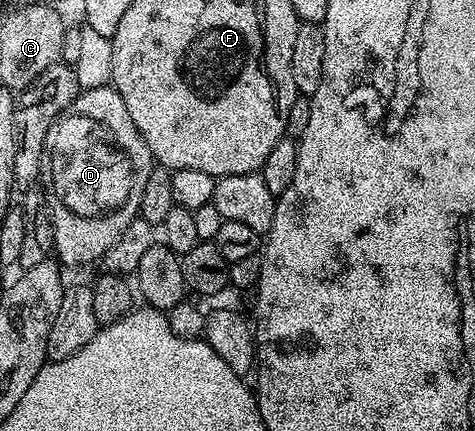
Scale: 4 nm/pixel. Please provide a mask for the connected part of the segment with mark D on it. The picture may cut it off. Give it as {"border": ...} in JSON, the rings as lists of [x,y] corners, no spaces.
{"border":[[[110,85],[80,90],[75,100],[55,118],[45,133],[41,191],[55,234],[53,251],[64,268],[91,263],[94,259],[95,262],[102,260],[117,237],[121,237],[121,233],[125,233],[128,225],[139,215],[141,193],[145,189],[145,181],[149,181],[152,166],[149,145],[145,145],[141,133],[137,133],[137,125],[133,125],[129,109],[125,109],[121,97]]]}

